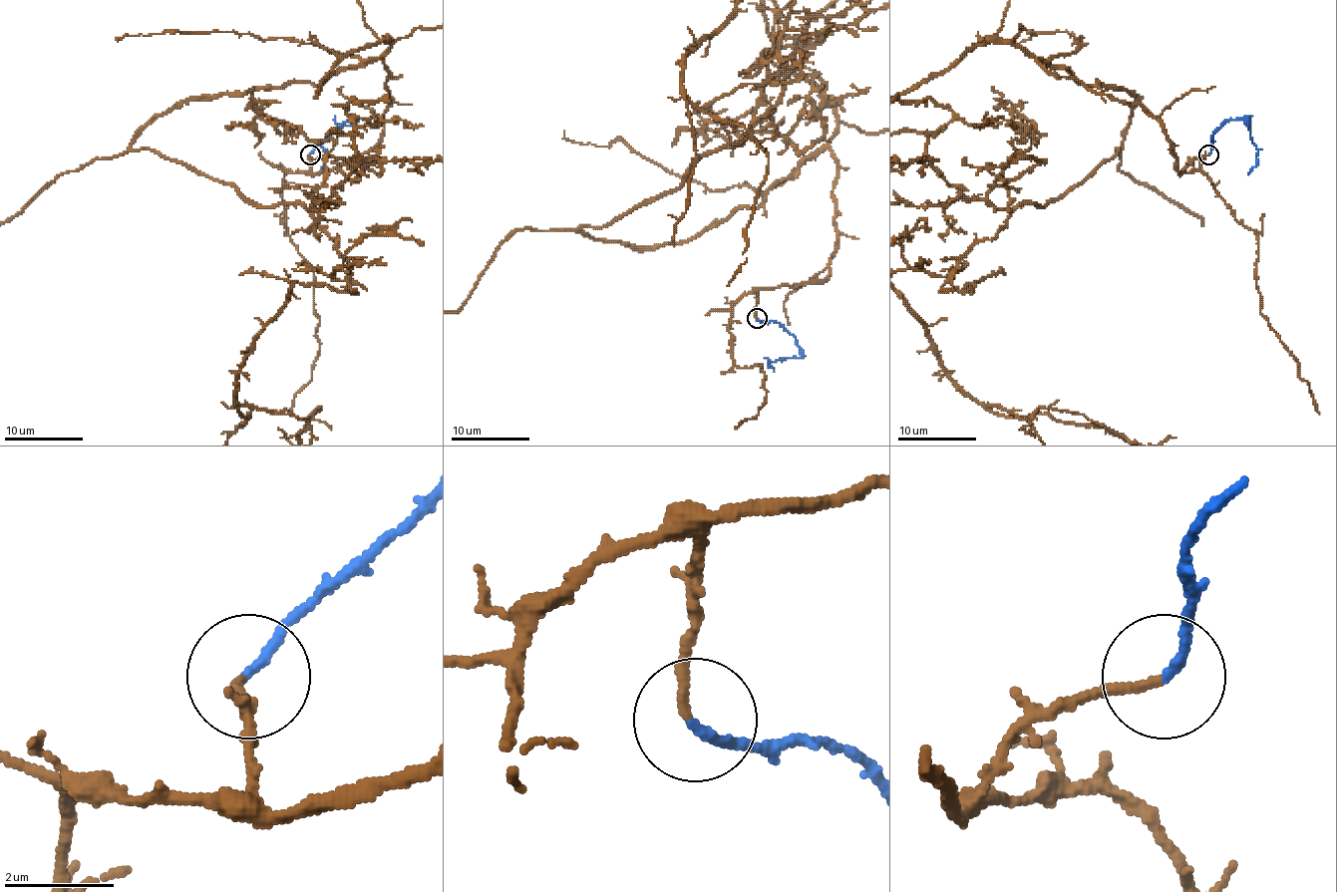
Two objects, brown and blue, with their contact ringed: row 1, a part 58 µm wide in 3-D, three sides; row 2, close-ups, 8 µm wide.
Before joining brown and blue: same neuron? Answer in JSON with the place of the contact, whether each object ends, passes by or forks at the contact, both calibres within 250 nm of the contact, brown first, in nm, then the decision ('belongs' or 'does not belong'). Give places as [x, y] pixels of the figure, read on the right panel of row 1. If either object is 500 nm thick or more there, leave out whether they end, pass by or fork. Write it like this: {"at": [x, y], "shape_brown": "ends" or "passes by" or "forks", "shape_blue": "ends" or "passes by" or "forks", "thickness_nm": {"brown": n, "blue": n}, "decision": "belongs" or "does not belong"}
{"at": [1208, 154], "shape_brown": "ends", "shape_blue": "ends", "thickness_nm": {"brown": 150, "blue": 170}, "decision": "belongs"}

